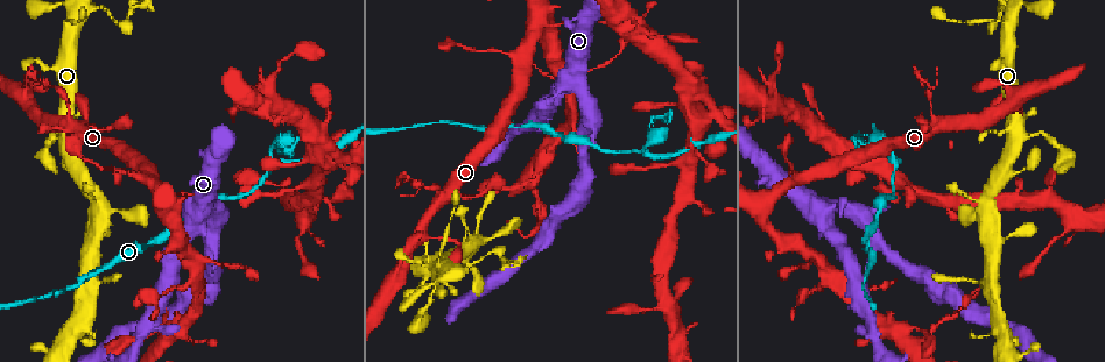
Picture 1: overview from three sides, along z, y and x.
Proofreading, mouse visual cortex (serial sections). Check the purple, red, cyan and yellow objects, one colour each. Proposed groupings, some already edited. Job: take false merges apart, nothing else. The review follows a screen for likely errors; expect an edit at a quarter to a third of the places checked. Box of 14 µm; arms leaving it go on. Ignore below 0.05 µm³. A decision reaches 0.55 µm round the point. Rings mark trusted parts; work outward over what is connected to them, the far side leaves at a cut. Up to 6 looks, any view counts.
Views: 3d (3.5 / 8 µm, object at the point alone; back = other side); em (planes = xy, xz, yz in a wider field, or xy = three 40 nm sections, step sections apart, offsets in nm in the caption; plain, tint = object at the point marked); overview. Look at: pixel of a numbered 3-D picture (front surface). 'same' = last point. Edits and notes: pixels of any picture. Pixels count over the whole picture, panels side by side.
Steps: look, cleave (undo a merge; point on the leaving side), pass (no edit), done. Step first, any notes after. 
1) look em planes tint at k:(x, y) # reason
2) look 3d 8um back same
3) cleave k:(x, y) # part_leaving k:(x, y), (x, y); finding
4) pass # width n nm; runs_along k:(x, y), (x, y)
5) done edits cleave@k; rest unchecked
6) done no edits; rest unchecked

look 3d 8um at 1:(438, 263) # three-way junction

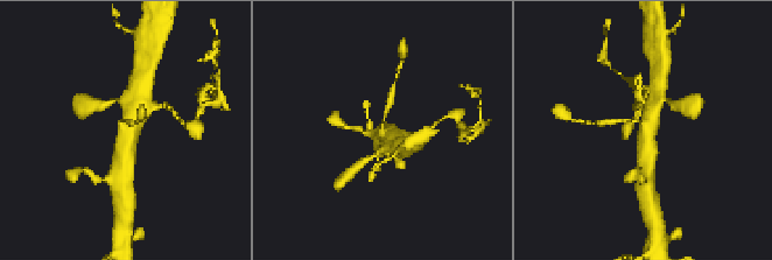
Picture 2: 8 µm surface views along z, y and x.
look em xy step 1 tint at 2:(646, 123) # arms 3; arm_widths 150, 500, 600 nm; now the EM

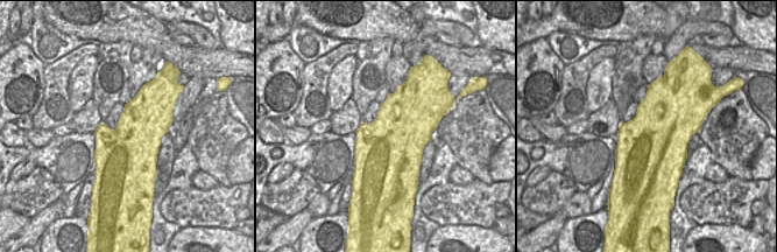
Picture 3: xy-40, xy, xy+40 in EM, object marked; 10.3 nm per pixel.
pass # runs_along 2:(646, 156), (645, 125), (615, 123); one cell here

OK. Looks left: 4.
look 3d 8um at 1:(992, 22) # abrupt turn

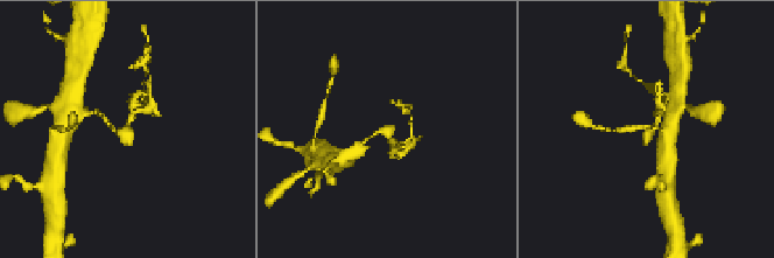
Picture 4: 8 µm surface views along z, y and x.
look em xy step 2 tint at 4:(382, 129)

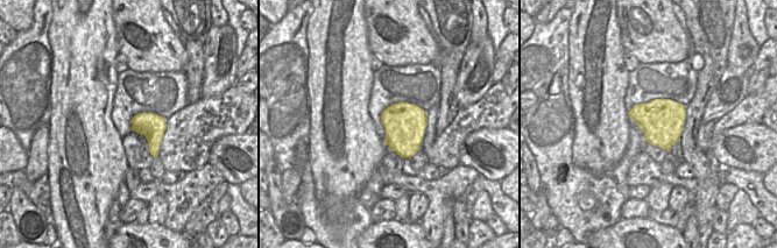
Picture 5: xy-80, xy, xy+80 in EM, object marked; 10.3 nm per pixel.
cleave 4:(135, 106) # part_leaving 4:(128, 124), (138, 111), (161, 116); two cells meet here

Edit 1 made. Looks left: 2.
look em xy step 1 tint at 1:(649, 152) # sudden change in width

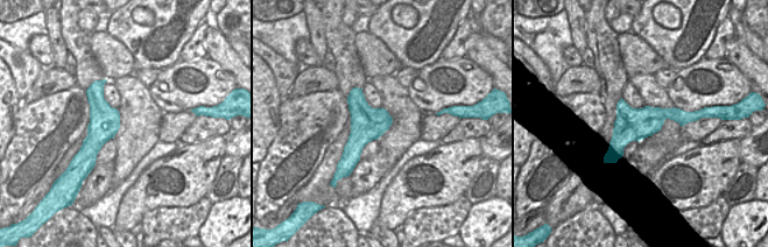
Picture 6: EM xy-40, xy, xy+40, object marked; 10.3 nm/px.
look 3d 3.5um same # wider look

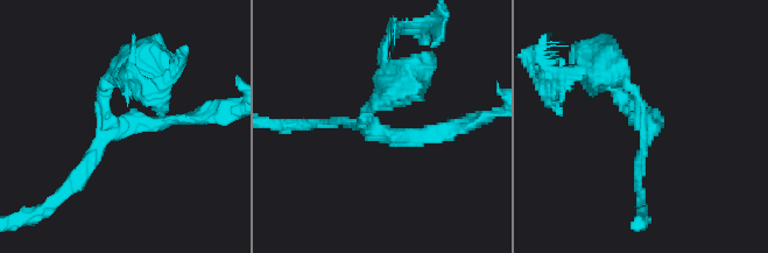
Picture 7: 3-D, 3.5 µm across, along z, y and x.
pass # width 360 nm; runs_along 7:(69, 192), (115, 128), (105, 85), (127, 71); continuous, no second cell

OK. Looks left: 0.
done edits cleave@4; rest unchecked

